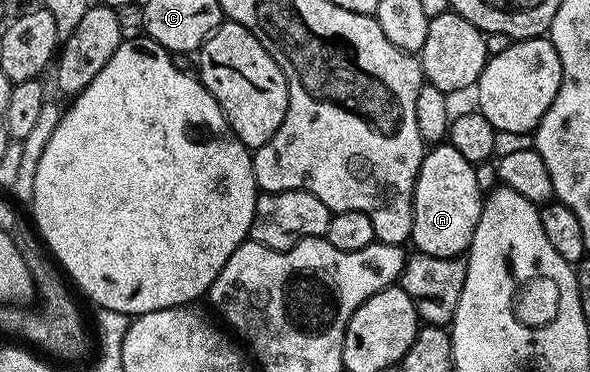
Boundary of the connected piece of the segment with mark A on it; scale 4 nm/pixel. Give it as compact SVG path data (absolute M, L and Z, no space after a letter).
M447 141L425 150L412 198L411 246L424 255L447 259L463 256L472 244L483 208L475 166Z

